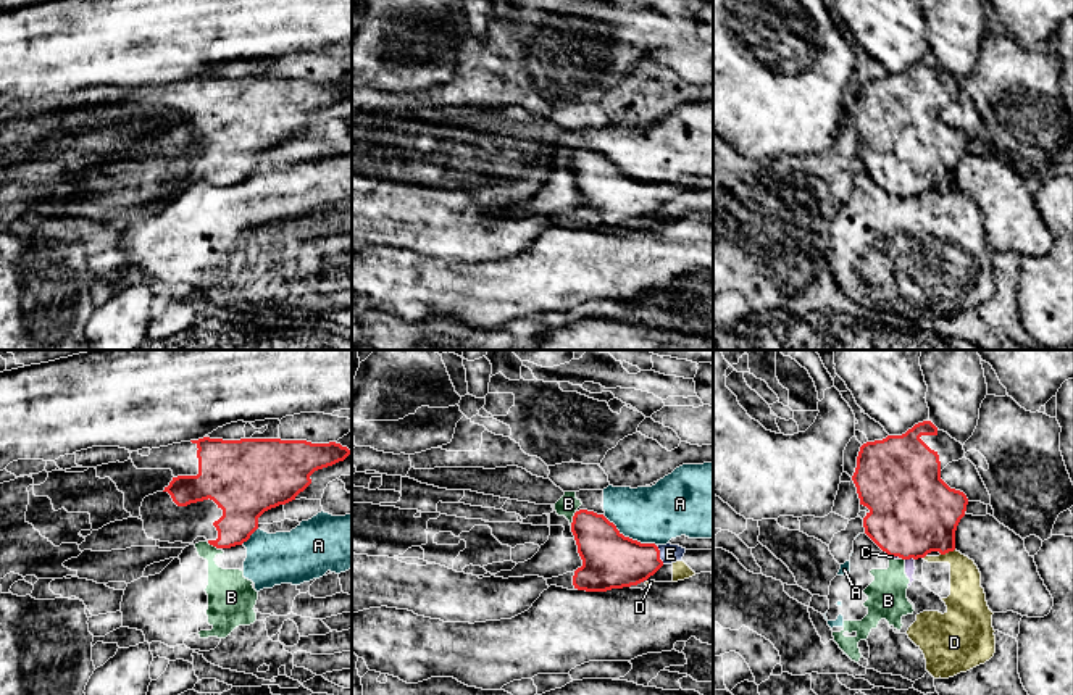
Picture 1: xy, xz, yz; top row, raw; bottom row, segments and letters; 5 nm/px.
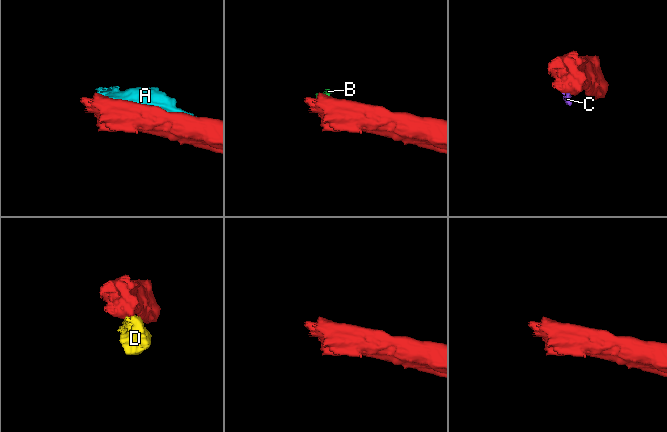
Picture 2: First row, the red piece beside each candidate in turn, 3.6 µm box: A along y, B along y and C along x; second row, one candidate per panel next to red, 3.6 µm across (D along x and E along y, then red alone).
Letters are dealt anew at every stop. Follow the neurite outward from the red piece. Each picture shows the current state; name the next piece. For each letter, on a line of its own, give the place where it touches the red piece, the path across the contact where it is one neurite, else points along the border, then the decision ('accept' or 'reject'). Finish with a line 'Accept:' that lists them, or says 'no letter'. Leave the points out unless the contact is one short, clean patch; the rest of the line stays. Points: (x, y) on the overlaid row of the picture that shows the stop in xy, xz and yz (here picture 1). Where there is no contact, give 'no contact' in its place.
A: xz (628, 537) | reject
B: xz (573, 518) | along xz (576, 511), (570, 524) | reject
C: yz (909, 558) | along yz (914, 558), (905, 560) | reject
D: yz (947, 552) | reject
E: xz (659, 555) | accept
Accept: E

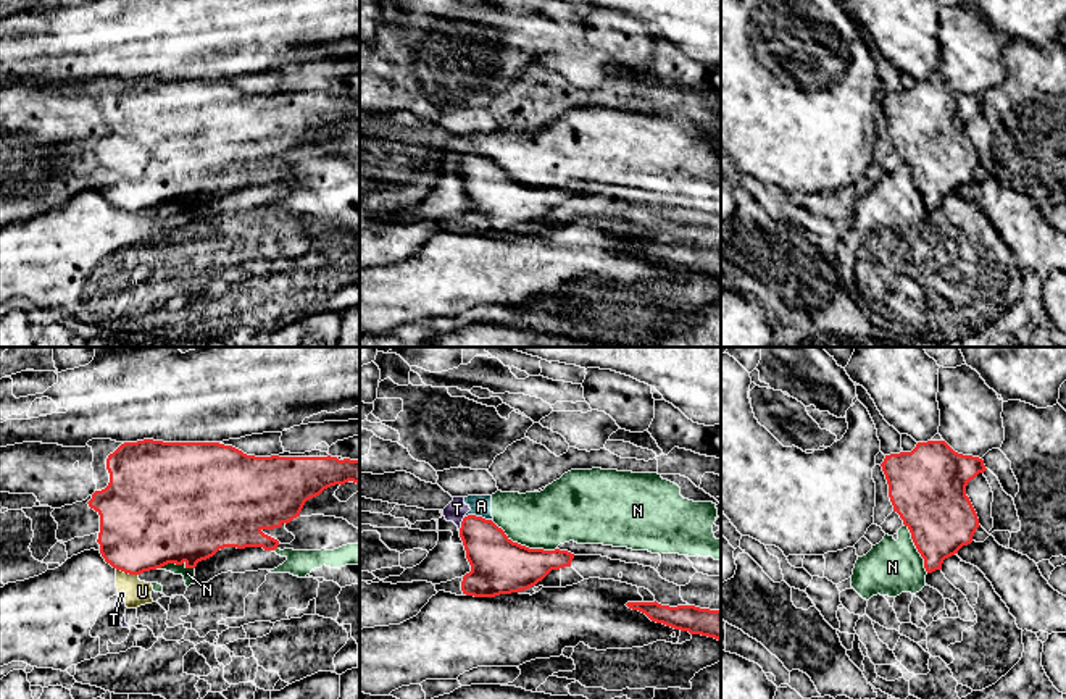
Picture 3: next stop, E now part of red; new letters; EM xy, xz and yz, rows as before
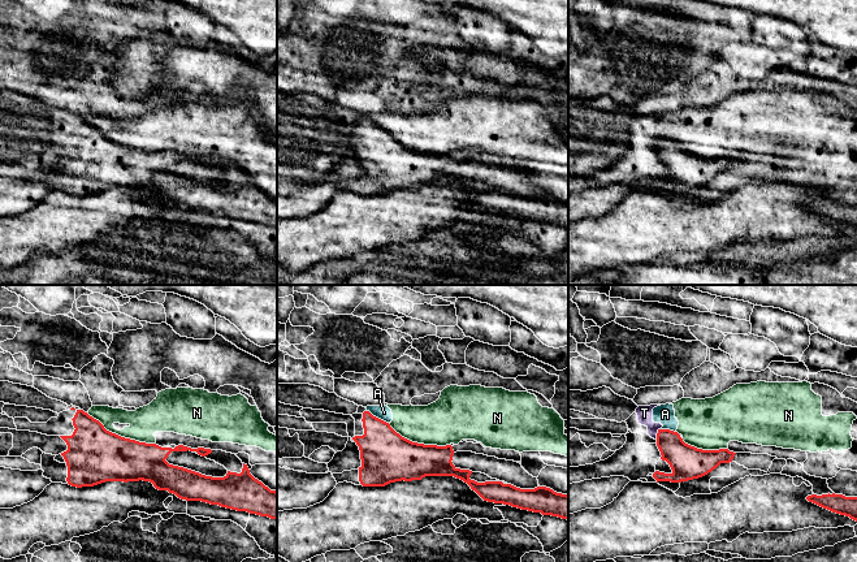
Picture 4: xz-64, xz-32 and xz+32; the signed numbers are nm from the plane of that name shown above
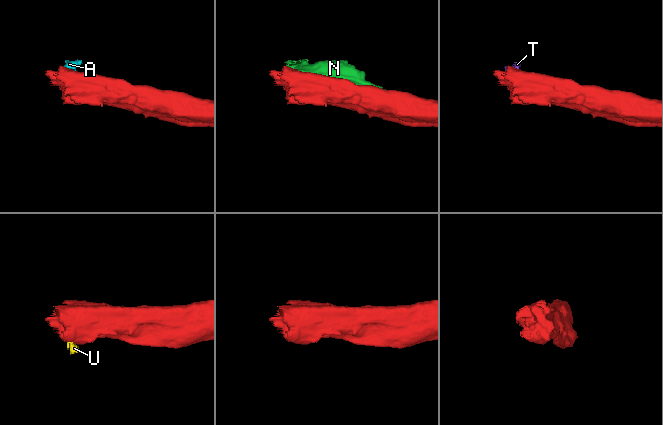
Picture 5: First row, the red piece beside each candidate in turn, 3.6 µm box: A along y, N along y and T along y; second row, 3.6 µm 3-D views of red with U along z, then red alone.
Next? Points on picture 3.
A: xz (478, 517) | along xz (465, 515), (481, 515), (491, 520) | reject
N: xz (524, 546) | reject
T: xz (462, 523) | along xz (465, 517), (458, 530) | reject
U: xy (128, 572) | along xy (116, 569), (137, 575) | reject
Accept: no letter

